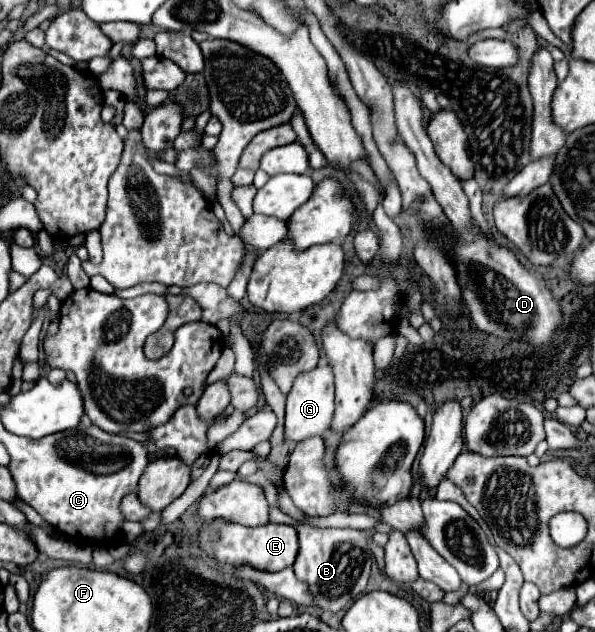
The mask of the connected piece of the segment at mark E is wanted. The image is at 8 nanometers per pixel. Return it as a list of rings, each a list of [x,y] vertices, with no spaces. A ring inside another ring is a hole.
[[[216,521],[200,533],[200,547],[224,565],[248,563],[262,571],[282,571],[286,567],[292,567],[296,561],[298,533],[292,525],[268,523],[268,525],[260,525],[260,527],[244,527],[244,525],[236,525],[236,523]]]

